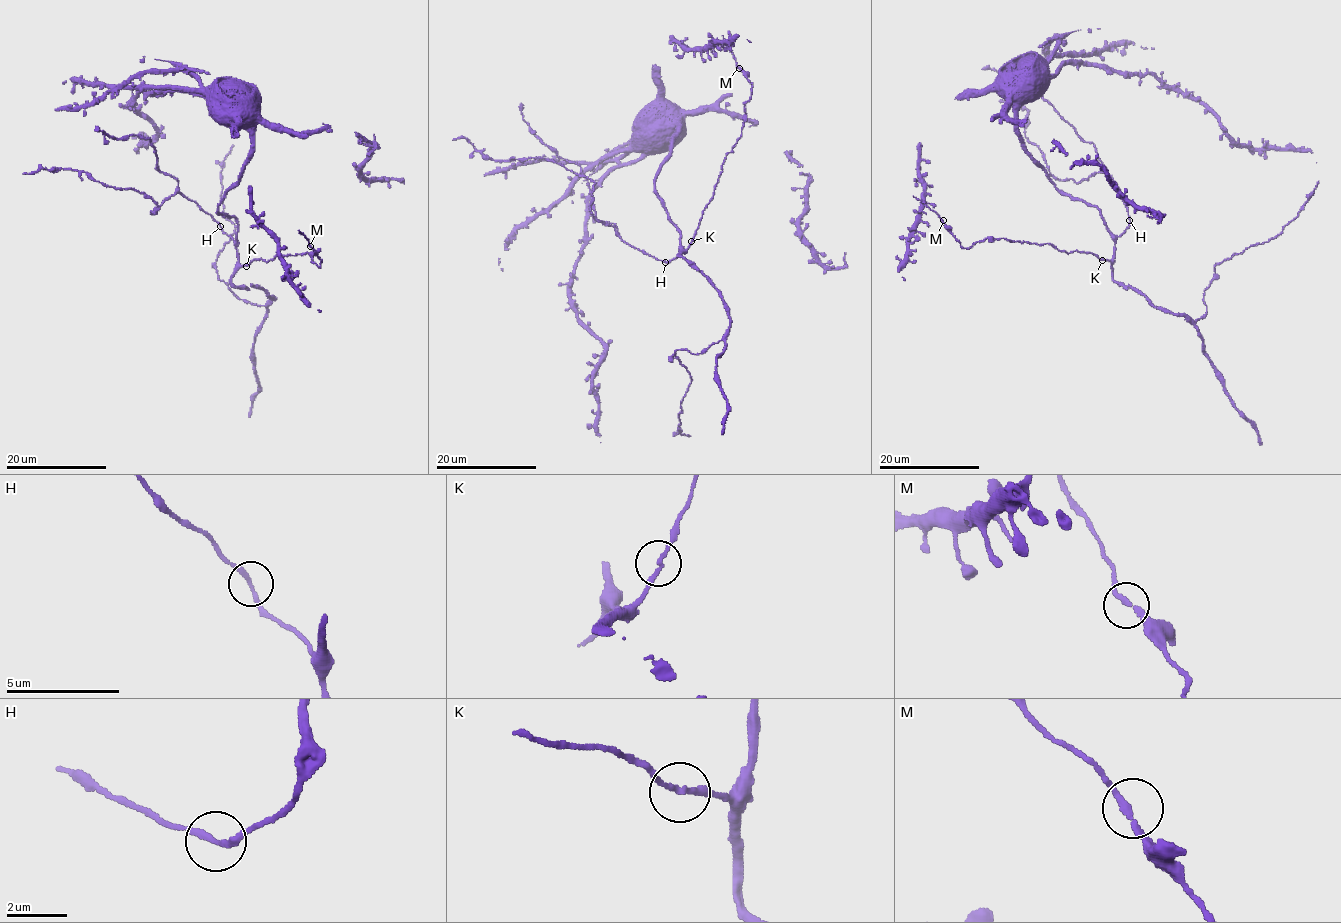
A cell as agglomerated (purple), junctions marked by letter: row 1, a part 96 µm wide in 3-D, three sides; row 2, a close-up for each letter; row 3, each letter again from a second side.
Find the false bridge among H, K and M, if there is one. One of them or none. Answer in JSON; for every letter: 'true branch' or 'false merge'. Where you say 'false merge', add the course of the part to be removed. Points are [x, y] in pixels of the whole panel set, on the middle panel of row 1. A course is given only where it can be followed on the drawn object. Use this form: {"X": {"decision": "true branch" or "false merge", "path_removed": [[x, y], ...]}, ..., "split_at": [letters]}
{"H": {"decision": "true branch"}, "K": {"decision": "true branch"}, "M": {"decision": "true branch"}, "split_at": []}

